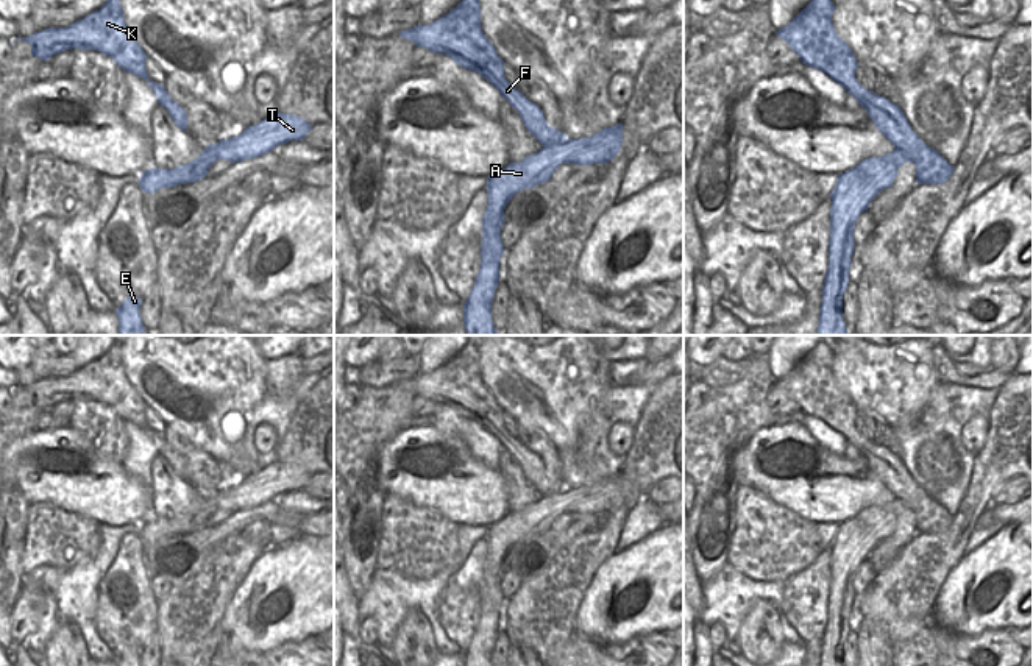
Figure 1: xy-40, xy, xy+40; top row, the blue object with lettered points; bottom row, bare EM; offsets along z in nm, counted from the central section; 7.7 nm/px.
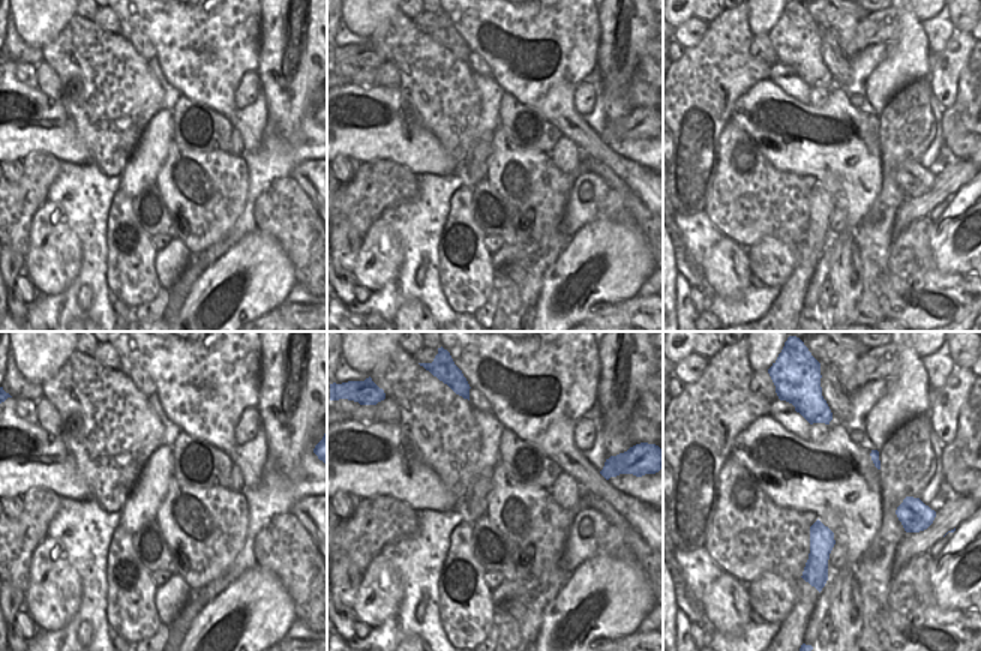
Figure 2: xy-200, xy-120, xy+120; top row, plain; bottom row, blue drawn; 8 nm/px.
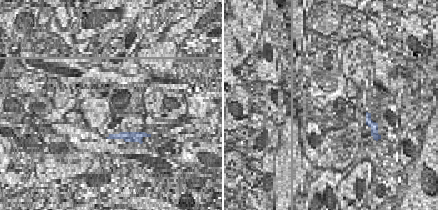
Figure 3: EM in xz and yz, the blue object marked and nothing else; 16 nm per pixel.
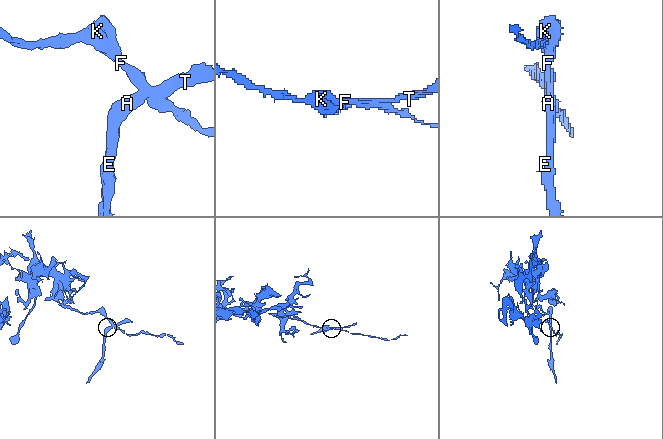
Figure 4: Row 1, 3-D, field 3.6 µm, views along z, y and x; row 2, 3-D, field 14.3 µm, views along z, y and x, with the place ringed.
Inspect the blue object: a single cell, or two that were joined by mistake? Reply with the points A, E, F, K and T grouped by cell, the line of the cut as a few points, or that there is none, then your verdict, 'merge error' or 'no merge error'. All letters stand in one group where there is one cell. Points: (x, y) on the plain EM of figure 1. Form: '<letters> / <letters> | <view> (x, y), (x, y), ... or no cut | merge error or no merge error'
A E T / F K | xy (571, 488), (543, 496) | merge error

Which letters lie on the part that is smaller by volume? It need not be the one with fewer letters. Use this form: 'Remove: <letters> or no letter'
Remove: A, E, T

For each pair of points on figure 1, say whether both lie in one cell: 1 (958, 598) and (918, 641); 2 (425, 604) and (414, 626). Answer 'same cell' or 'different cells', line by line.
1: different cells
2: different cells

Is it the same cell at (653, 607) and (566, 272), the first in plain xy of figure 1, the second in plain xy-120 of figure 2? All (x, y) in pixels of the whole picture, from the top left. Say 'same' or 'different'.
same

